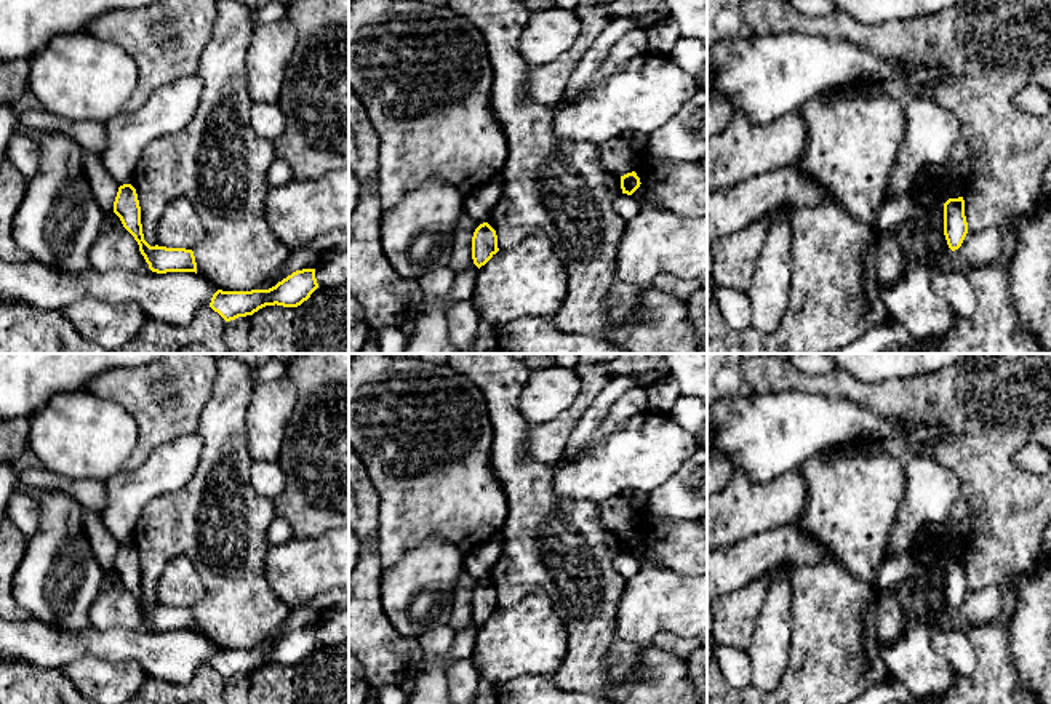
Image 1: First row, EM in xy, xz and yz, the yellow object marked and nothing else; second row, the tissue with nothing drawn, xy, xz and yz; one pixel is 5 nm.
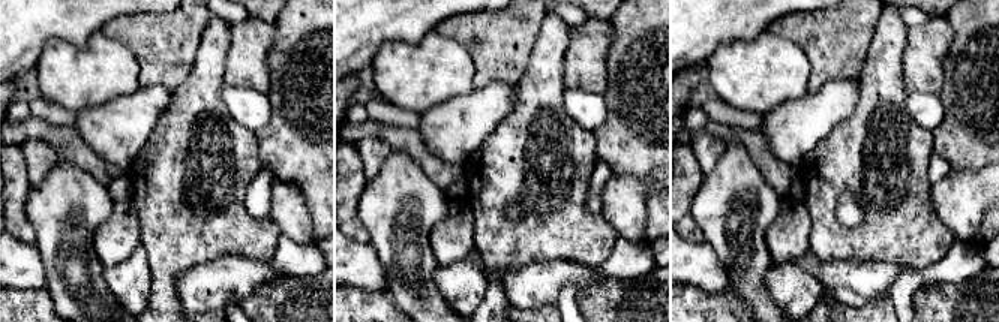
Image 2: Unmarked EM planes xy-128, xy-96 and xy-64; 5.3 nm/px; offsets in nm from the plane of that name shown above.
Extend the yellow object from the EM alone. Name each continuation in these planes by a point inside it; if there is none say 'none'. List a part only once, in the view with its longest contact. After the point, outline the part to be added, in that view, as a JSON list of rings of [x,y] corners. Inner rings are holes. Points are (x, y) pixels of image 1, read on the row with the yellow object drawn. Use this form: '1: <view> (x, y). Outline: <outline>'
none

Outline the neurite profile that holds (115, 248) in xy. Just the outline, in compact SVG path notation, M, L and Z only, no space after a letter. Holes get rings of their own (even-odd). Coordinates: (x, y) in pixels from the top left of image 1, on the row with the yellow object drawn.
M115 213L106 216L101 234L88 253L88 261L96 272L110 272L117 269L141 272L146 269L138 242L123 227Z

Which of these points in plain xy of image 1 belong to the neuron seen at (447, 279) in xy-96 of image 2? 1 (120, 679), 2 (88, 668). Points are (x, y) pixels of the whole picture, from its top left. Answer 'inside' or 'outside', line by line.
1: inside
2: inside

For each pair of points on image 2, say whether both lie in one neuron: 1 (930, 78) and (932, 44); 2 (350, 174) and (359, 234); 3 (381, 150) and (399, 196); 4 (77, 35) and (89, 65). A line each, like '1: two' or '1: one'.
1: one
2: one
3: two
4: two

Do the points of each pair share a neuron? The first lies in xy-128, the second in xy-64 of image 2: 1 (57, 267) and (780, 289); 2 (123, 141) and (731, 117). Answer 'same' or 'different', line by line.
1: different
2: different

